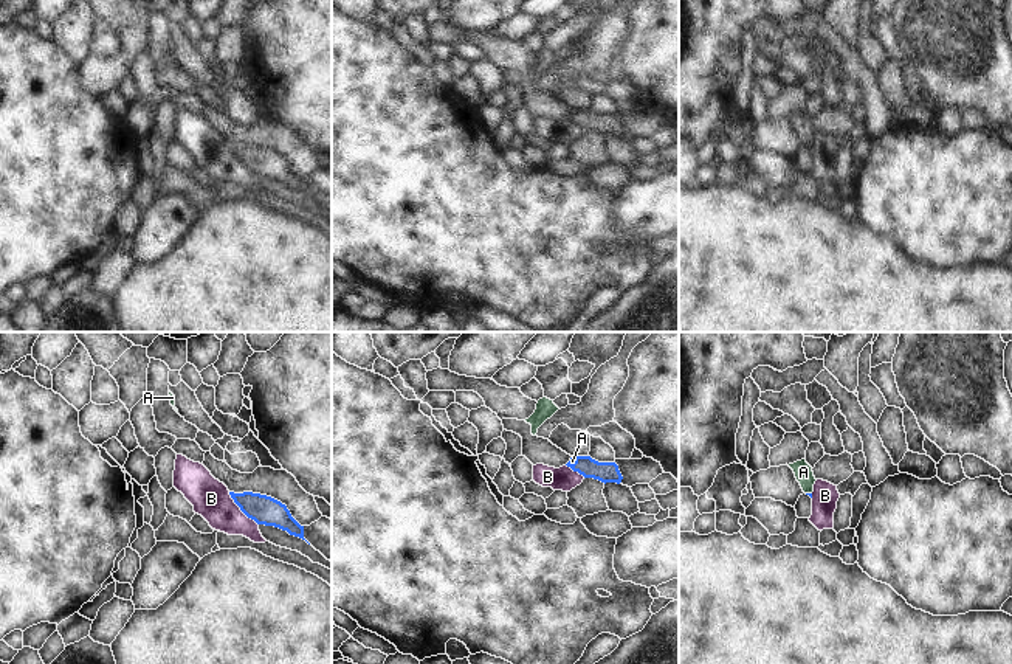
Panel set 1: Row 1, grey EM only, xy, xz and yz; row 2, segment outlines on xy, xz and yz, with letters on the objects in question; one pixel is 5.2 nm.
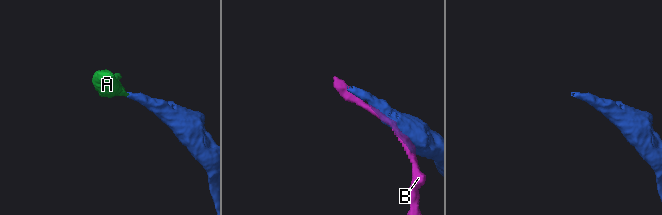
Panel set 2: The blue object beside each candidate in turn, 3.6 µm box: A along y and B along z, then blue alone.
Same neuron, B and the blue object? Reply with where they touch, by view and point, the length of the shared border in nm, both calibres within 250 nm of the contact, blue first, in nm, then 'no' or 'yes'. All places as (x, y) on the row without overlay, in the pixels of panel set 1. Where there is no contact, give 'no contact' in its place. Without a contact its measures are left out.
contact xy (240, 162); length 240 nm; calibres 150 and 200 nm; no

